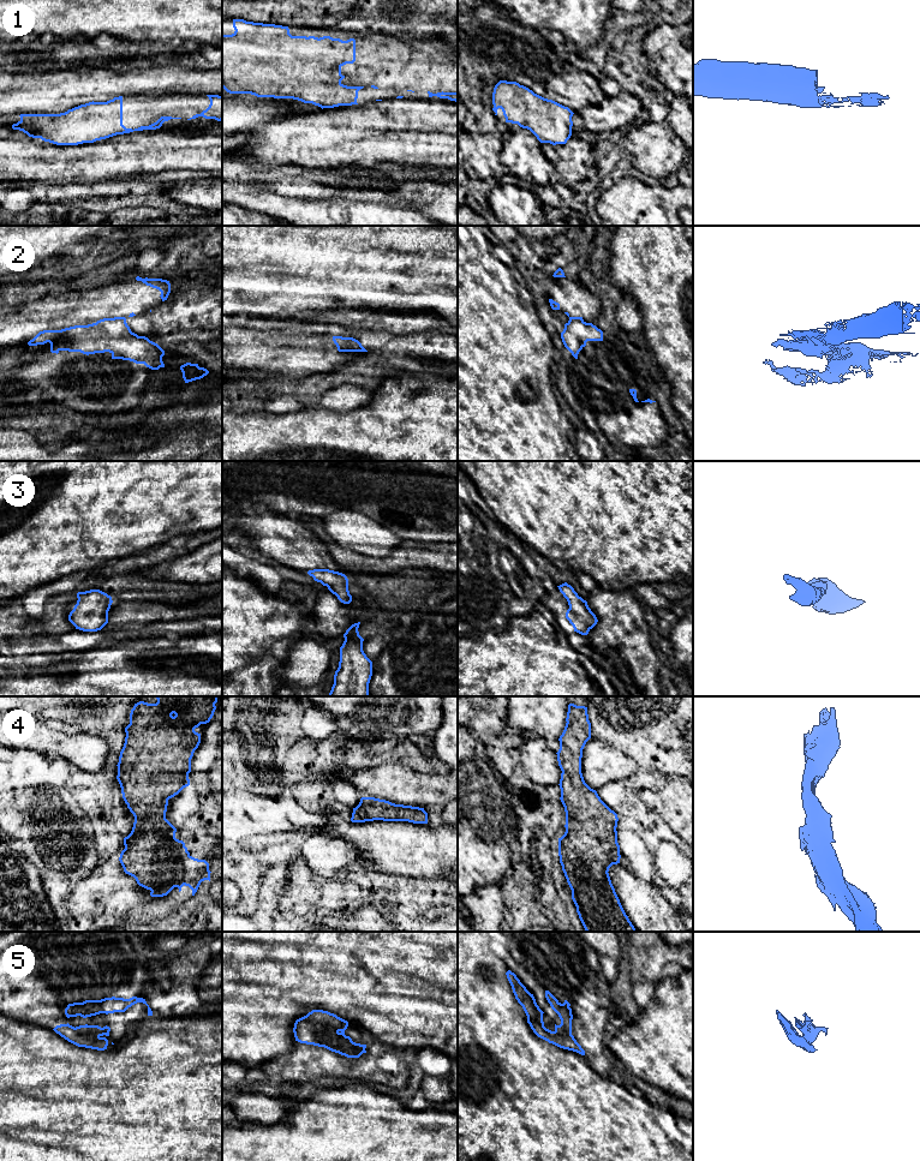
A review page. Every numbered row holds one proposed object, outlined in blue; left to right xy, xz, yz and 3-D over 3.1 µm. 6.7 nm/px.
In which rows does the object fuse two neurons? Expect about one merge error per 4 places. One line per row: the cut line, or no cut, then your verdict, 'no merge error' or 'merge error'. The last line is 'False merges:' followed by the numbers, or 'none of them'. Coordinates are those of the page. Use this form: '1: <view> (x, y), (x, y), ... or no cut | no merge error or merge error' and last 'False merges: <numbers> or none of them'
1: no cut | no merge error
2: xz (338, 347), (350, 347), (353, 351) | merge error
3: no cut | no merge error
4: no cut | no merge error
5: no cut | no merge error
False merges: 2

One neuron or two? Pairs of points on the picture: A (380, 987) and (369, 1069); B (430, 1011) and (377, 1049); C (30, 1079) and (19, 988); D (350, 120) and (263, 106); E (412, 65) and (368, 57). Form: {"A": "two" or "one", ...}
{"A": "two", "B": "two", "C": "two", "D": "two", "E": "one"}

